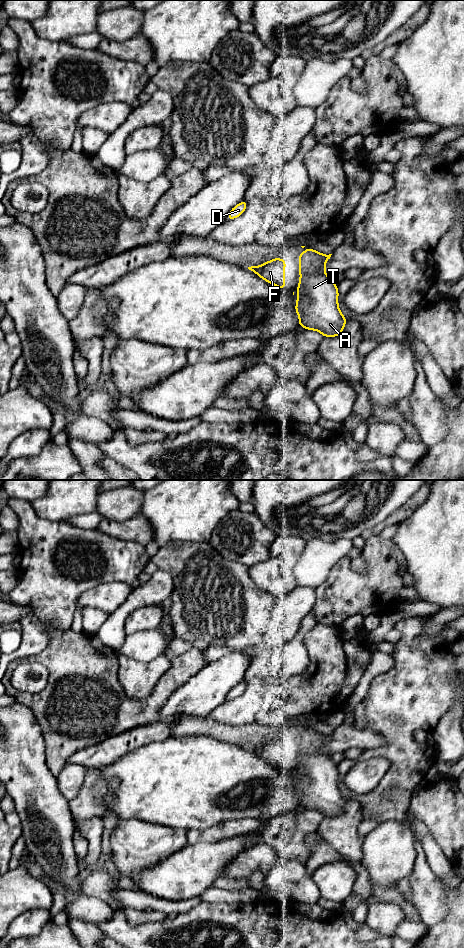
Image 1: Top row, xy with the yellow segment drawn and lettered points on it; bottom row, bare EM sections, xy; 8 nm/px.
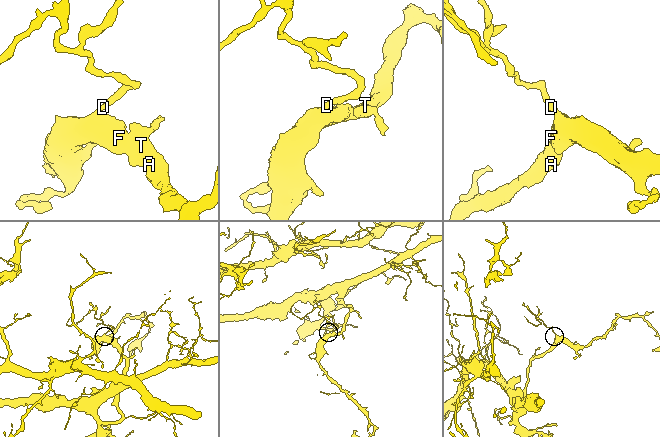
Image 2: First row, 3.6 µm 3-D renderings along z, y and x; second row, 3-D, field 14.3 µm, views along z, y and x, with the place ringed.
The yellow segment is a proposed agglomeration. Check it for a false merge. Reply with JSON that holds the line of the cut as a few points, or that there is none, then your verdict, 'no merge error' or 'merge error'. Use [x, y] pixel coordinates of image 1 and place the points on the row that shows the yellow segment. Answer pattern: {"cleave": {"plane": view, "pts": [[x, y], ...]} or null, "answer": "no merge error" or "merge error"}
{"cleave": null, "answer": "no merge error"}

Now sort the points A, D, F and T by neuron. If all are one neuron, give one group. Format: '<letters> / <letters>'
A D F T

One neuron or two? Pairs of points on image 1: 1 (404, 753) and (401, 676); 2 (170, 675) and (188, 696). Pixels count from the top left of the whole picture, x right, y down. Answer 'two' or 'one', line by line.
1: one
2: two

